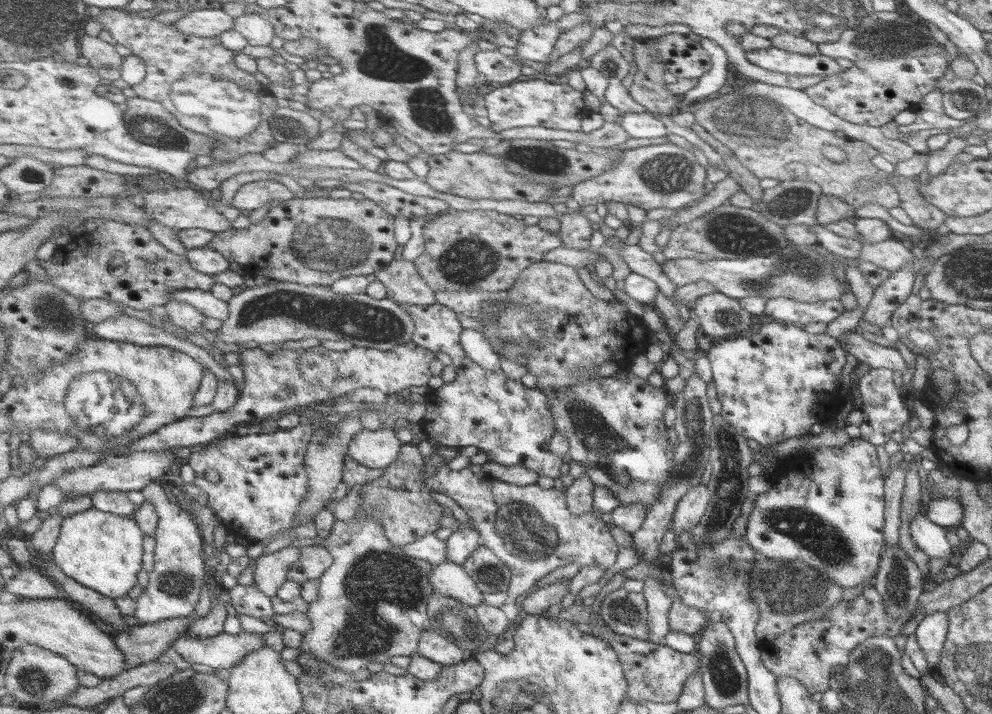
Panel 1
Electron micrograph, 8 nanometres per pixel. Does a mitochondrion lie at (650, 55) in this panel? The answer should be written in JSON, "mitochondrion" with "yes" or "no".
{"mitochondrion":"no"}

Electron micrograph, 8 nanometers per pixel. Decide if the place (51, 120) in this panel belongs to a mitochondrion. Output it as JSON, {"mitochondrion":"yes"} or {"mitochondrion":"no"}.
{"mitochondrion":"no"}

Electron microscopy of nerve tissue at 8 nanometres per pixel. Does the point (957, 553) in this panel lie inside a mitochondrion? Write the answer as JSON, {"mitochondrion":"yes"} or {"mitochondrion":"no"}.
{"mitochondrion":"no"}

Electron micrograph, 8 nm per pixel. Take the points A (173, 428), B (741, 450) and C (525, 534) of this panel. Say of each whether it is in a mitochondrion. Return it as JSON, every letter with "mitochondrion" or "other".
{"A":"other","B":"other","C":"mitochondrion"}

